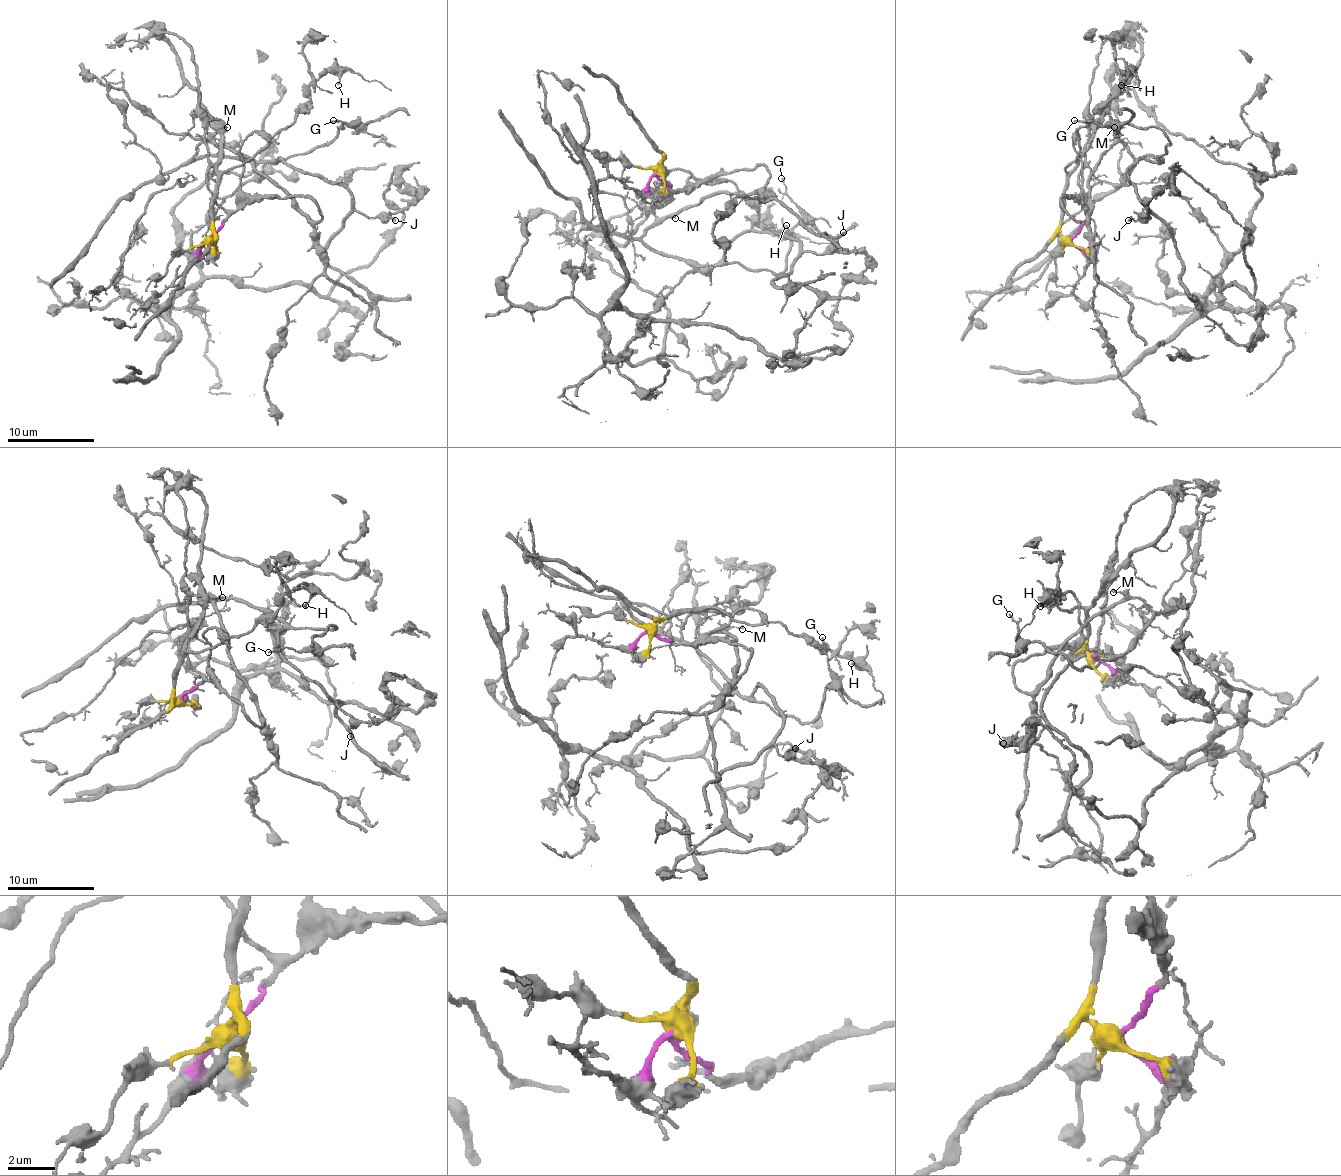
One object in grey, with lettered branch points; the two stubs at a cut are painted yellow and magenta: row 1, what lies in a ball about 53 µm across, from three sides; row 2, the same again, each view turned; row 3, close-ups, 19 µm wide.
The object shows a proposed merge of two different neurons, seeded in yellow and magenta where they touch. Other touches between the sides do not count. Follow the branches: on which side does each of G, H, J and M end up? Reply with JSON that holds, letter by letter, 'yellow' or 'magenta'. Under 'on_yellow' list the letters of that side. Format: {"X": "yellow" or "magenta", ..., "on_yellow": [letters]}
{"G": "magenta", "H": "yellow", "J": "magenta", "M": "magenta", "on_yellow": ["H"]}

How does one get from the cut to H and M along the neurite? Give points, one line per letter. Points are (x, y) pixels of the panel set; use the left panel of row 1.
H: (209, 239), (218, 179), (261, 150), (309, 100), (315, 81), (337, 72), (337, 85)
M: (209, 239), (257, 200), (307, 196), (322, 215), (309, 218), (246, 157), (220, 146), (213, 137), (226, 126)

